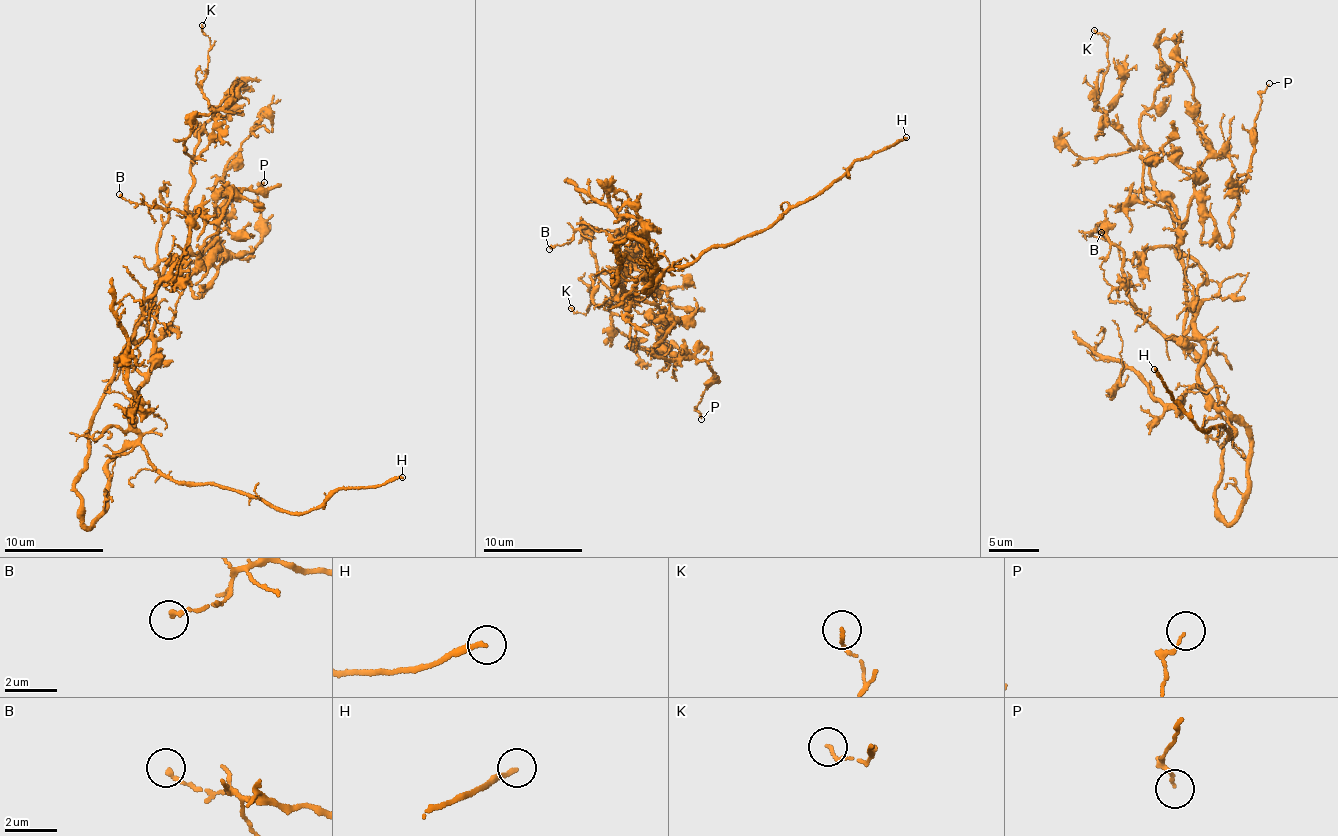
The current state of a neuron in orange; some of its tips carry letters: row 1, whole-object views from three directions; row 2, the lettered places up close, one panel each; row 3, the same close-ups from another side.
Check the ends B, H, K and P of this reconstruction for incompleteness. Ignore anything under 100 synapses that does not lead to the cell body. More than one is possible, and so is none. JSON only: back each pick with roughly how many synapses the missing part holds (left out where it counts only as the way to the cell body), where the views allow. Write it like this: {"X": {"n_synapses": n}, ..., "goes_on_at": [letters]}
{"goes_on_at": ["H"]}

